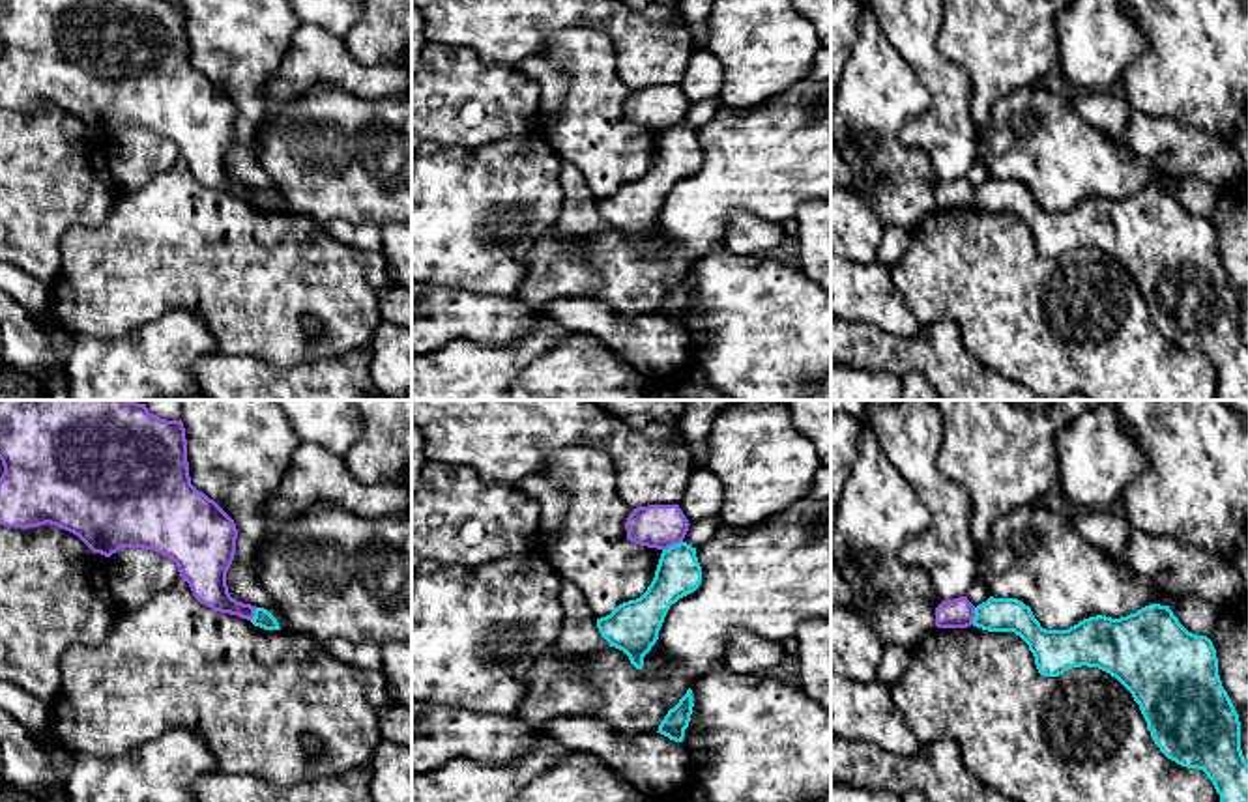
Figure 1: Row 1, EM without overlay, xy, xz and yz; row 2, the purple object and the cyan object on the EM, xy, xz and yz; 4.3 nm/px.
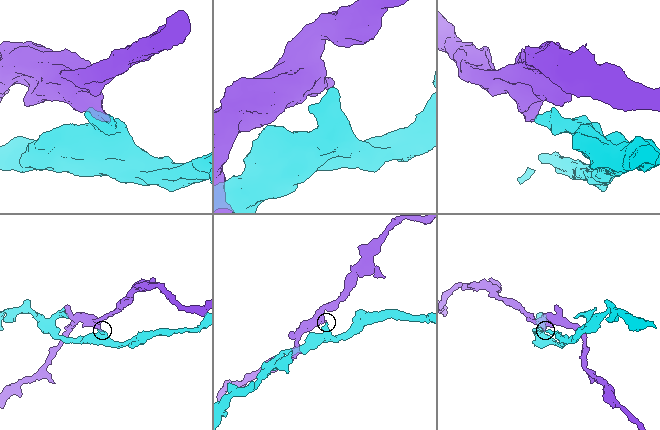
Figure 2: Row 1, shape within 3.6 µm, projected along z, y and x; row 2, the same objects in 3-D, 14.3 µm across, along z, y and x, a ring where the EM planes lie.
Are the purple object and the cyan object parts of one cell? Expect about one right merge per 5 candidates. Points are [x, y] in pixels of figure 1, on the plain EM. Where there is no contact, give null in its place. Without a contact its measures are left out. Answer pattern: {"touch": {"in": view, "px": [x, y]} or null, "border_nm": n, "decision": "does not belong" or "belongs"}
{"touch": {"in": "xz", "px": [672, 126]}, "border_nm": 100, "decision": "does not belong"}

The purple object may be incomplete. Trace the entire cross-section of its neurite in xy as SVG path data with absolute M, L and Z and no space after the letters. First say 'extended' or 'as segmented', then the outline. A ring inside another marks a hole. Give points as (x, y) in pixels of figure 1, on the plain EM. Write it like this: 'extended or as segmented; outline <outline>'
as segmented; outline M0 0L0 105L6 108L56 107L77 116L94 135L110 138L122 129L153 131L176 144L193 178L213 193L251 202L256 187L230 178L226 153L236 136L234 101L191 65L181 0Z

